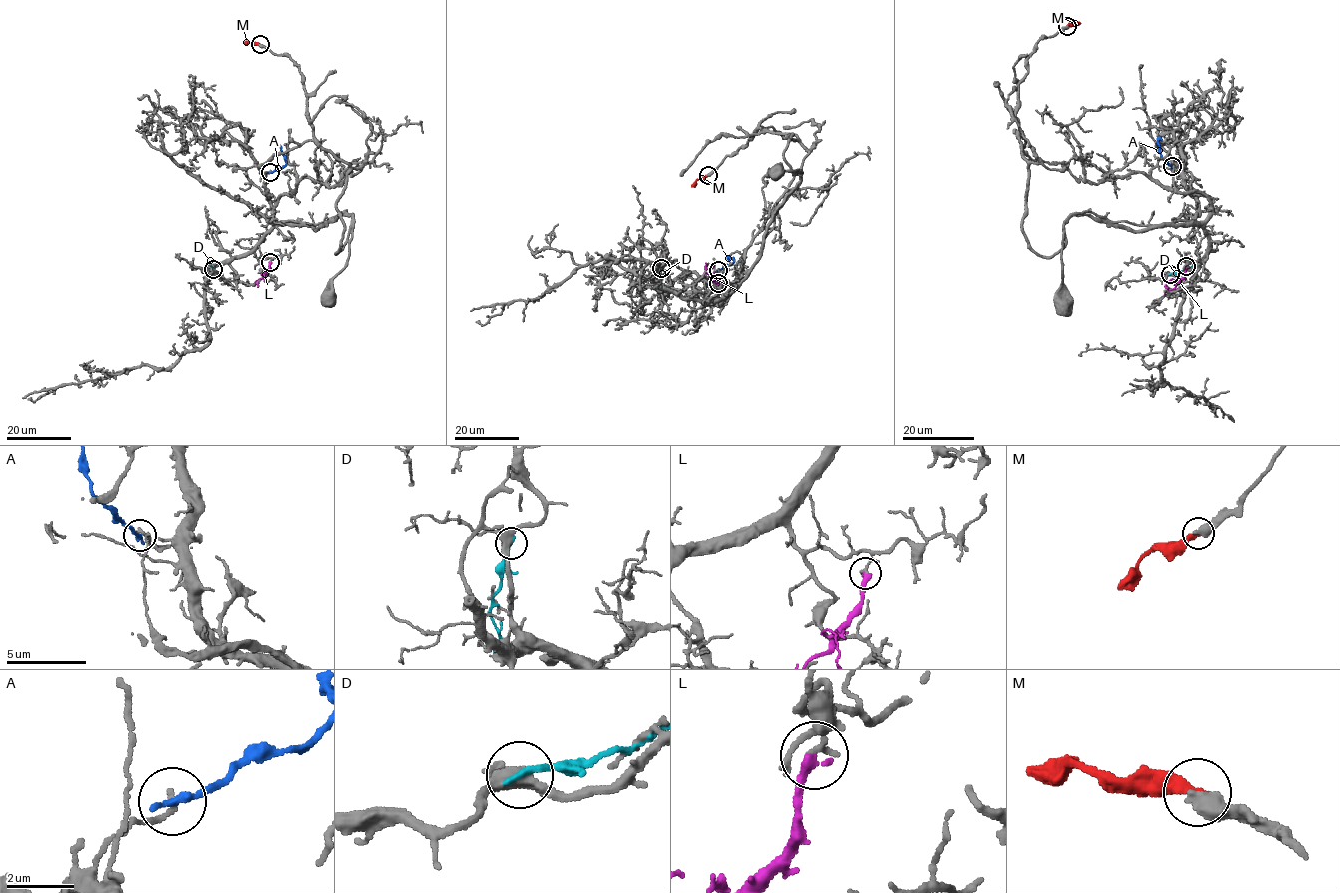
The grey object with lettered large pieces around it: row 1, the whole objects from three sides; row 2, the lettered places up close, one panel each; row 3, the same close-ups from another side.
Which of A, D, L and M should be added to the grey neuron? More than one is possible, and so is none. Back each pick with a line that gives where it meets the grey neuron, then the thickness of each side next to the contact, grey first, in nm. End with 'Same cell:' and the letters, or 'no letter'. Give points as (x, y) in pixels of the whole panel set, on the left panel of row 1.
M: Touches grey at (260, 44). Thickness 550 nm (grey) against 300 nm
Same cell: M

